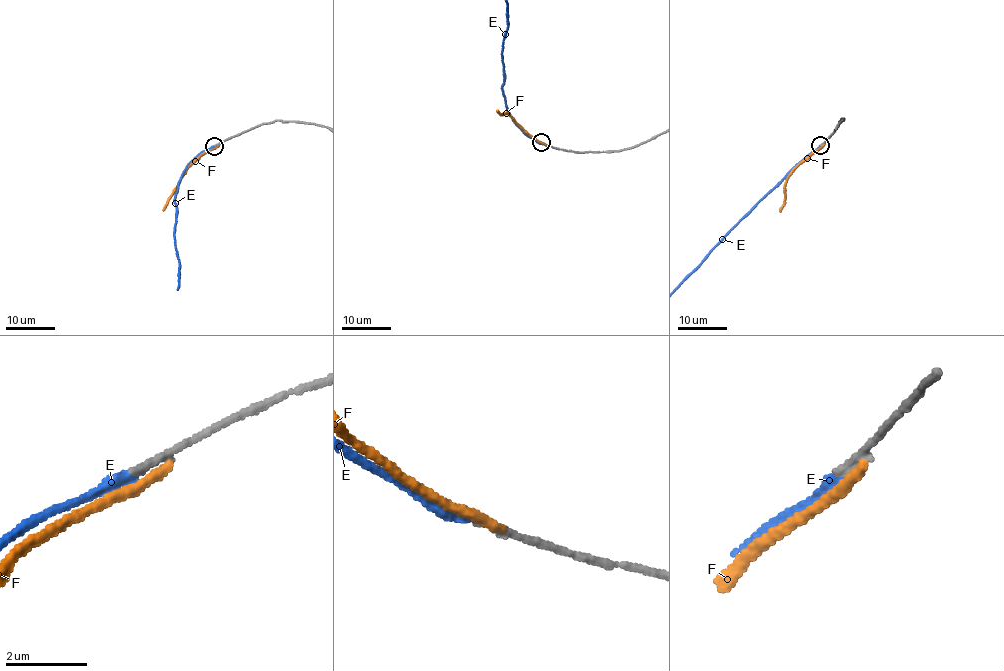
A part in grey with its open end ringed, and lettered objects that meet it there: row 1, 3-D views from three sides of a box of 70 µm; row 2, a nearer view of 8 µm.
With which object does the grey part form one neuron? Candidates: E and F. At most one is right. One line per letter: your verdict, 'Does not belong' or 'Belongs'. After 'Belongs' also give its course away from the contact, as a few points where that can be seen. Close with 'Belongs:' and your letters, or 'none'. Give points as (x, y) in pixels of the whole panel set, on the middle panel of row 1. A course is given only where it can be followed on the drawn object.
E: Belongs
F: Does not belong
Belongs: E

